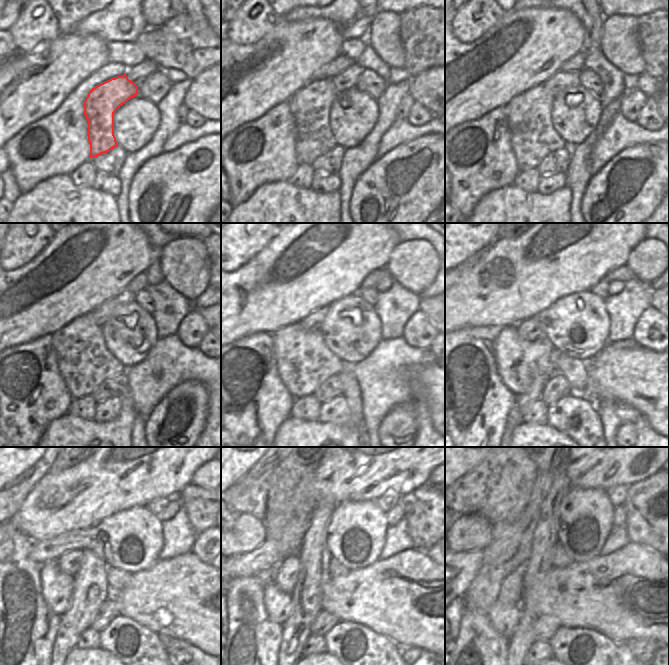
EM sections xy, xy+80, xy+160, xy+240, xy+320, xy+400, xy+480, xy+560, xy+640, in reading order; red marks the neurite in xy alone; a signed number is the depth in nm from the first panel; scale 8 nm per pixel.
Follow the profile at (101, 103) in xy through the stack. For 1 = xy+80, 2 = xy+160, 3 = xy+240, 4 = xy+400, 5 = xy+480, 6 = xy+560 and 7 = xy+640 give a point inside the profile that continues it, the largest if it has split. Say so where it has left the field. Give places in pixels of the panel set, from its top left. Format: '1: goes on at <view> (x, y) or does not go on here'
1: goes on at xy+80 (310, 106)
2: goes on at xy+160 (532, 136)
3: goes on at xy+240 (84, 362)
4: goes on at xy+400 (515, 357)
5: goes on at xy+480 (57, 587)
6: goes on at xy+560 (278, 604)
7: goes on at xy+640 (504, 618)

